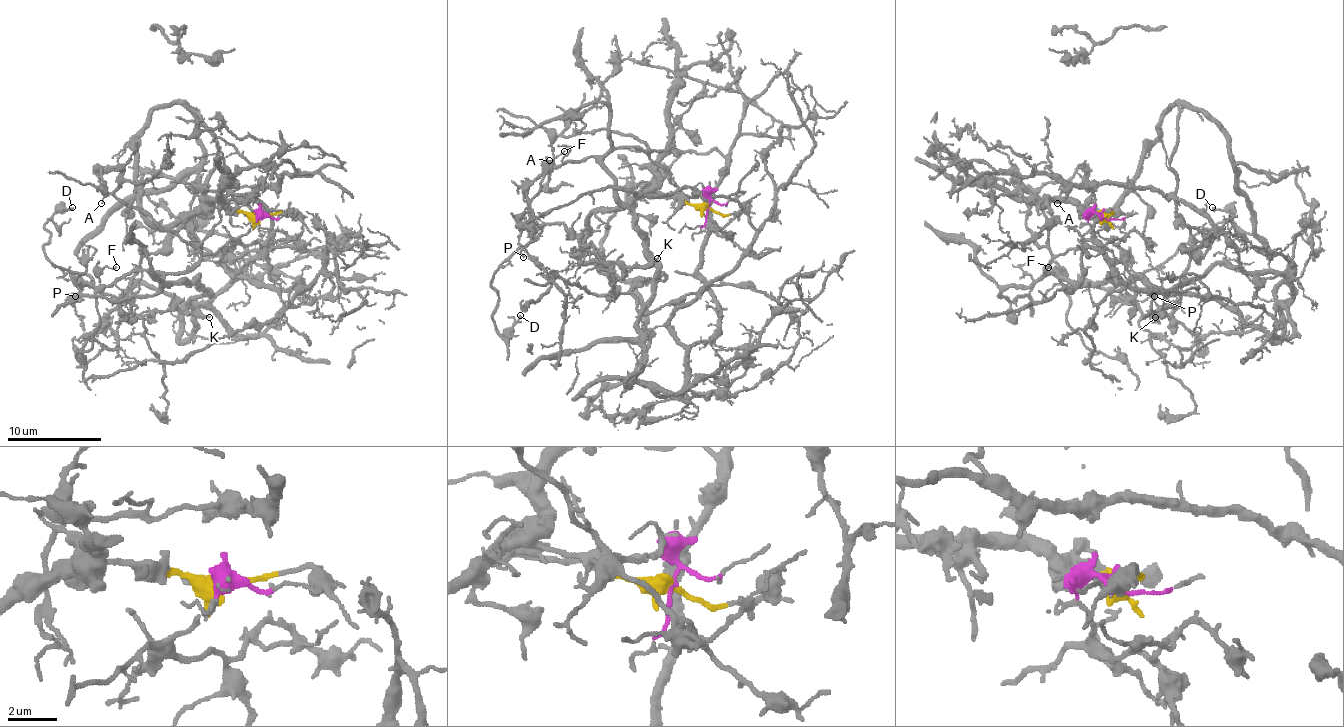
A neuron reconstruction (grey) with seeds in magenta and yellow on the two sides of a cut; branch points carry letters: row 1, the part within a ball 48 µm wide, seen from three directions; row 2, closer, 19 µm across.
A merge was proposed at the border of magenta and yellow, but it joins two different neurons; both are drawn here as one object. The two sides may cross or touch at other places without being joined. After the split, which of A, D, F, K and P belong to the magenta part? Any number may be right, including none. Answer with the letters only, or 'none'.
A, D, F, K, P

